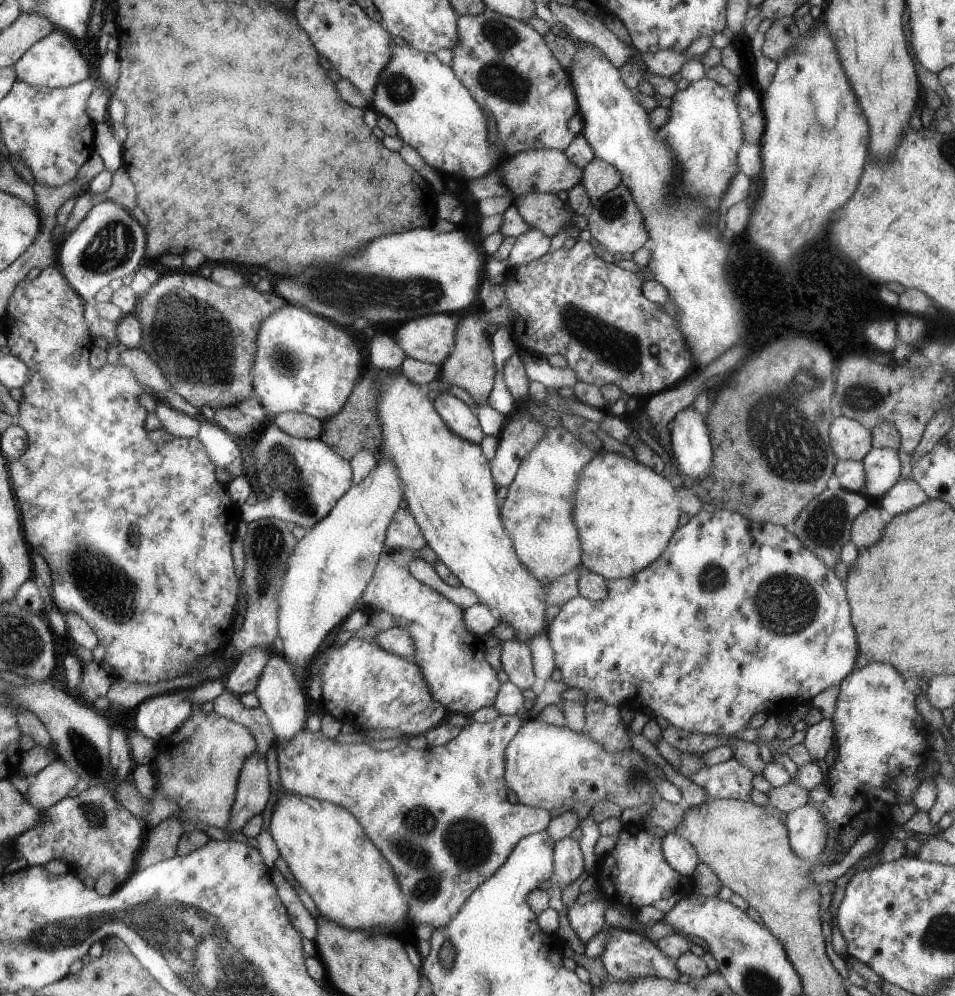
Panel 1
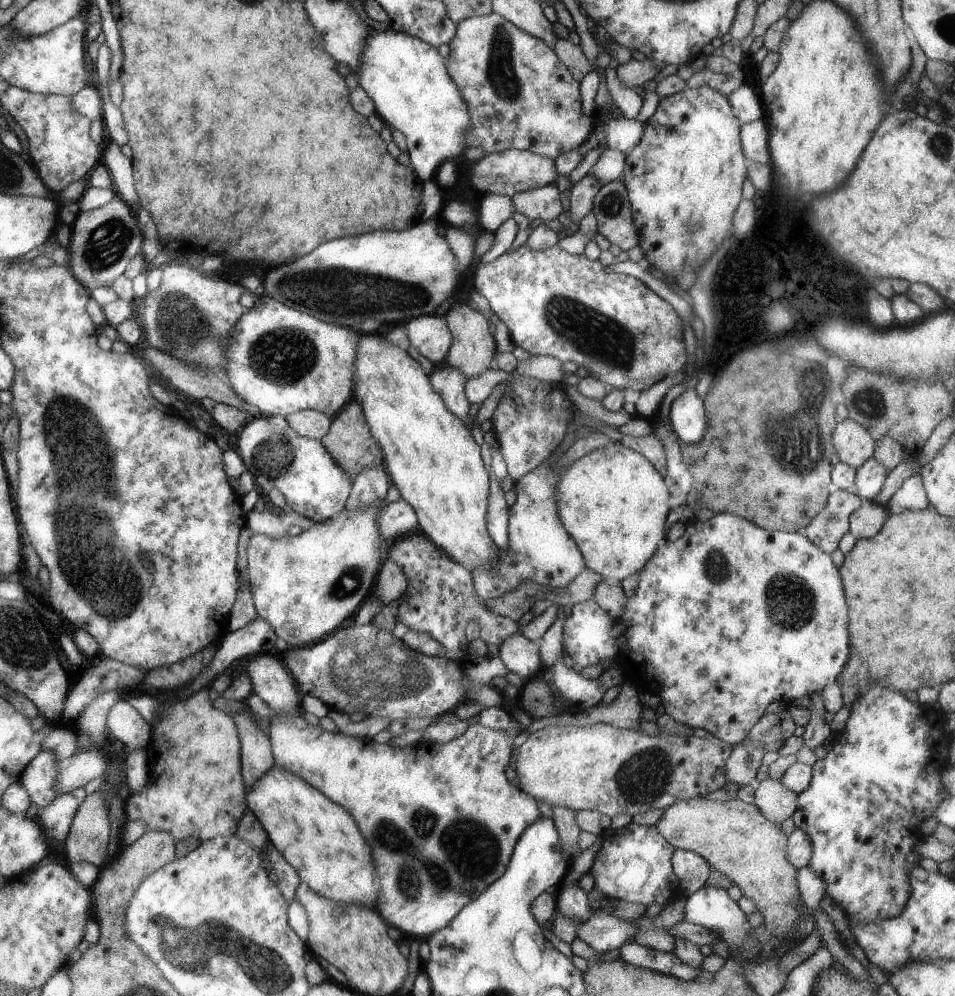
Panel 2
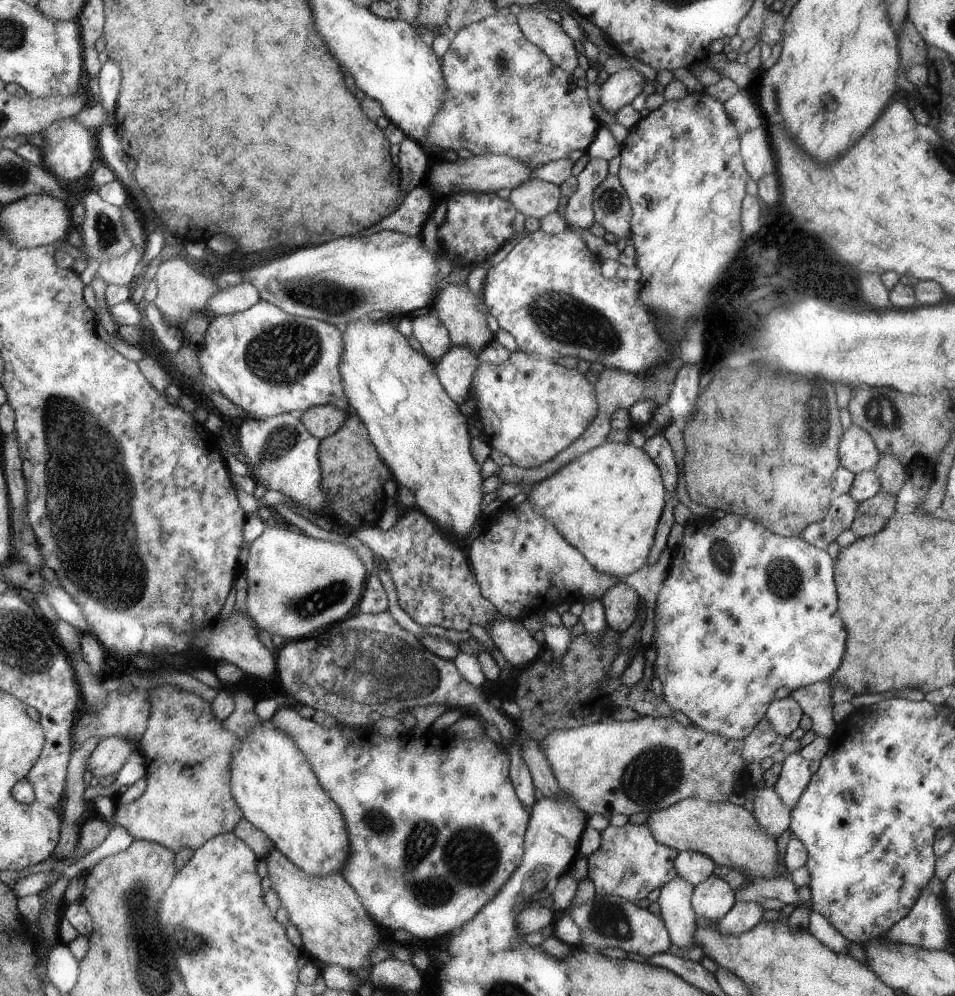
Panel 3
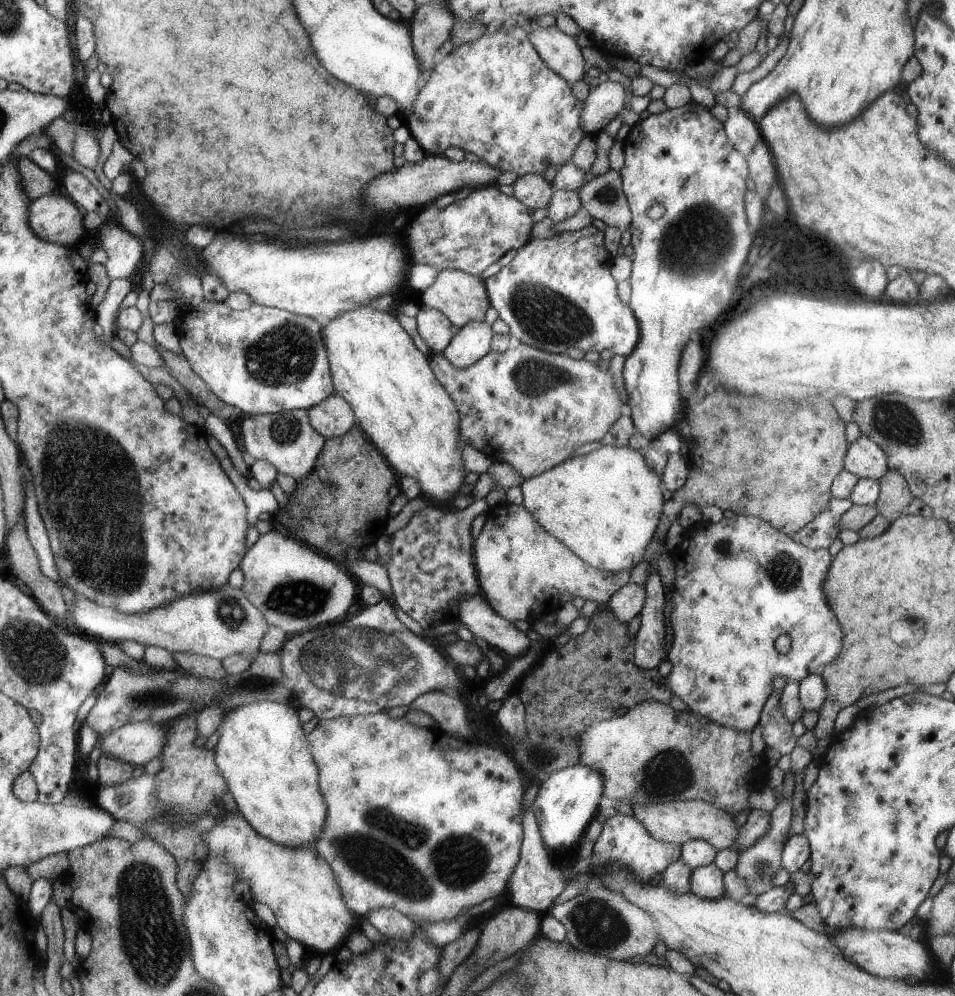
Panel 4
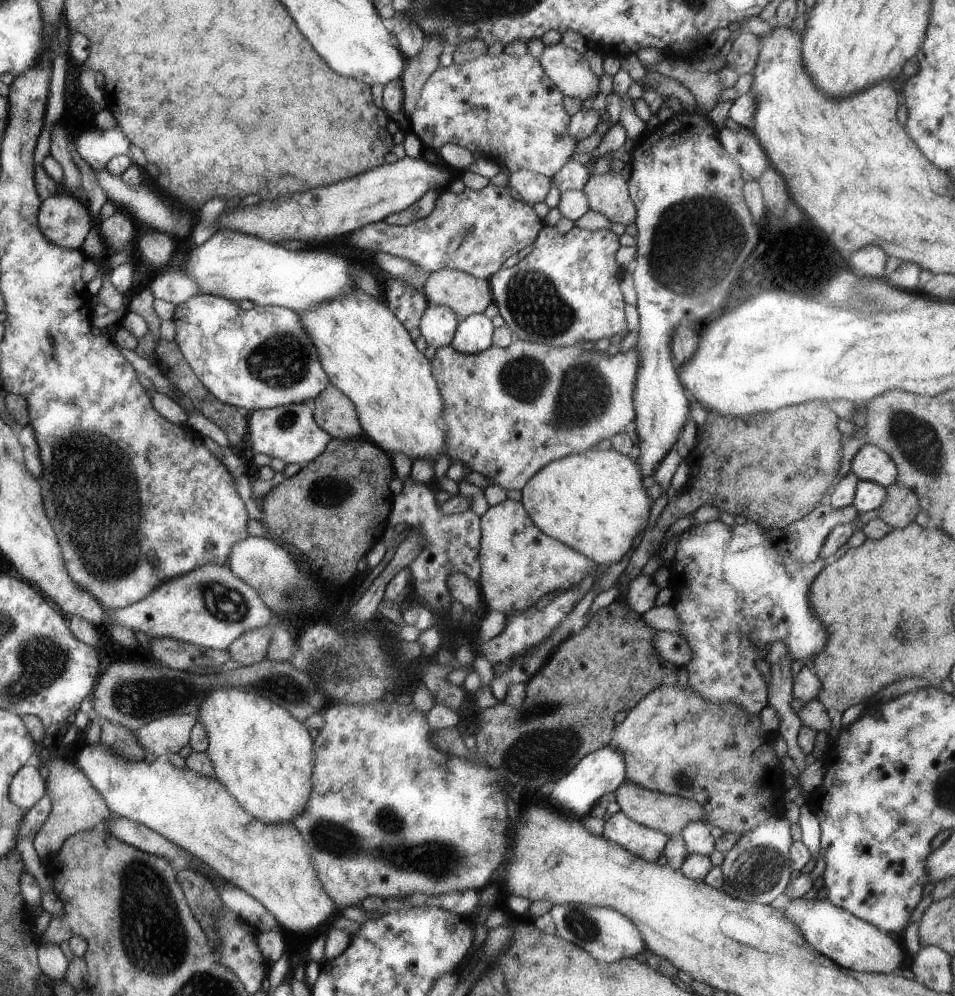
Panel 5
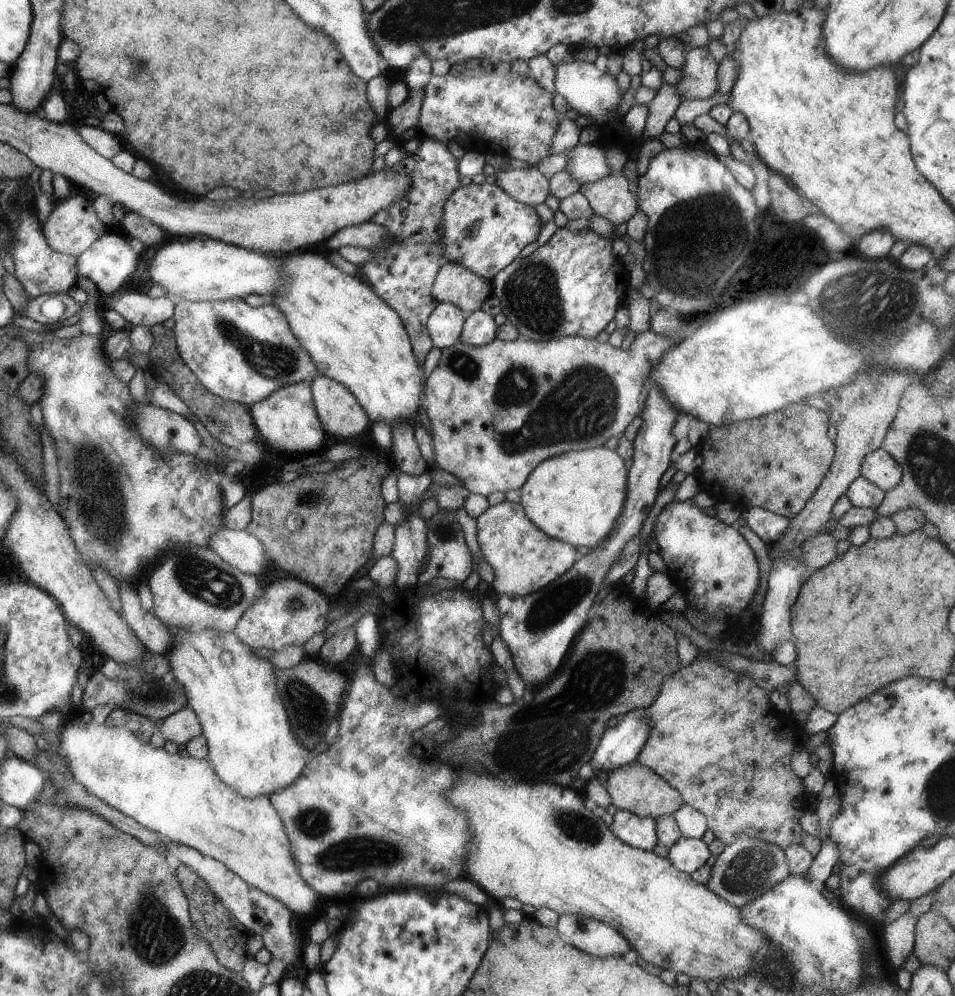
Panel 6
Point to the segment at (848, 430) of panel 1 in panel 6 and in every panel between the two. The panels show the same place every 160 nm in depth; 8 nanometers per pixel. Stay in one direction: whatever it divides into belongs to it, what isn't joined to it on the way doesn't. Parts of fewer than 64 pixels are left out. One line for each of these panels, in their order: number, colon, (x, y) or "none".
2: (853, 443)
3: (857, 451)
4: (864, 458)
5: (870, 463)
6: (878, 467)

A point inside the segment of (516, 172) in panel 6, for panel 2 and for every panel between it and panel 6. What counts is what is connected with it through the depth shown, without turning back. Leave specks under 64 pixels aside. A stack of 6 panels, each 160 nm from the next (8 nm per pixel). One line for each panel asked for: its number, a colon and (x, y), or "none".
2: (542, 204)
3: (535, 197)
4: (534, 191)
5: (532, 187)

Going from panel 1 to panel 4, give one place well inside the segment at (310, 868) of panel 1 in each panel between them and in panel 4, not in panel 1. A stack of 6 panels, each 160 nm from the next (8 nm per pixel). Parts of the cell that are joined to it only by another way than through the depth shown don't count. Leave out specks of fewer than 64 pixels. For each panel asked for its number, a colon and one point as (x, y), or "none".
2: (320, 839)
3: (271, 780)
4: (263, 753)

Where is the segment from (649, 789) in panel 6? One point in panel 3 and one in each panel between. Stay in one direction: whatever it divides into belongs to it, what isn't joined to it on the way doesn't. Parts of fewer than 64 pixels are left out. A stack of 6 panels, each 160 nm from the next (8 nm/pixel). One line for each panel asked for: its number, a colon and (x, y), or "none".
3: (730, 835)
4: (677, 821)
5: (670, 814)

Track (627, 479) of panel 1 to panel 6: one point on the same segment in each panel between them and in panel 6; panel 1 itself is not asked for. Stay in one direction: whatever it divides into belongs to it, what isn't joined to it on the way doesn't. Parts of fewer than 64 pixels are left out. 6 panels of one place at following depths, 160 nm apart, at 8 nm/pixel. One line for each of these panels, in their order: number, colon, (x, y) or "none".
2: (614, 504)
3: (607, 503)
4: (604, 506)
5: (595, 502)
6: (576, 497)

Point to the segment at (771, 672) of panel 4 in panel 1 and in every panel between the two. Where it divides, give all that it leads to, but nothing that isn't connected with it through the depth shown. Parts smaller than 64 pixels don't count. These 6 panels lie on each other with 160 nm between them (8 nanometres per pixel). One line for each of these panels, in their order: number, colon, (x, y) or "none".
1: (734, 618)
2: (730, 617)
3: (744, 611)

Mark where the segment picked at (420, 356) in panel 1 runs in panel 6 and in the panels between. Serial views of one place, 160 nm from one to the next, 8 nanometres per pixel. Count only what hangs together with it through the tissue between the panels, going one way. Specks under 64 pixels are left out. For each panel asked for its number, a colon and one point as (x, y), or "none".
2: (429, 334)
3: (433, 336)
4: (434, 326)
5: (438, 324)
6: (445, 324)

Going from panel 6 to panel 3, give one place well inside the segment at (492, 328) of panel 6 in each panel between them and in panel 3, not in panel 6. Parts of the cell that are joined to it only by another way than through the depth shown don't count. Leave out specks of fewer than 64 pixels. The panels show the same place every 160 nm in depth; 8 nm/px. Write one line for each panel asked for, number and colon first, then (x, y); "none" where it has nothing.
3: (456, 368)
4: (472, 342)
5: (473, 335)

